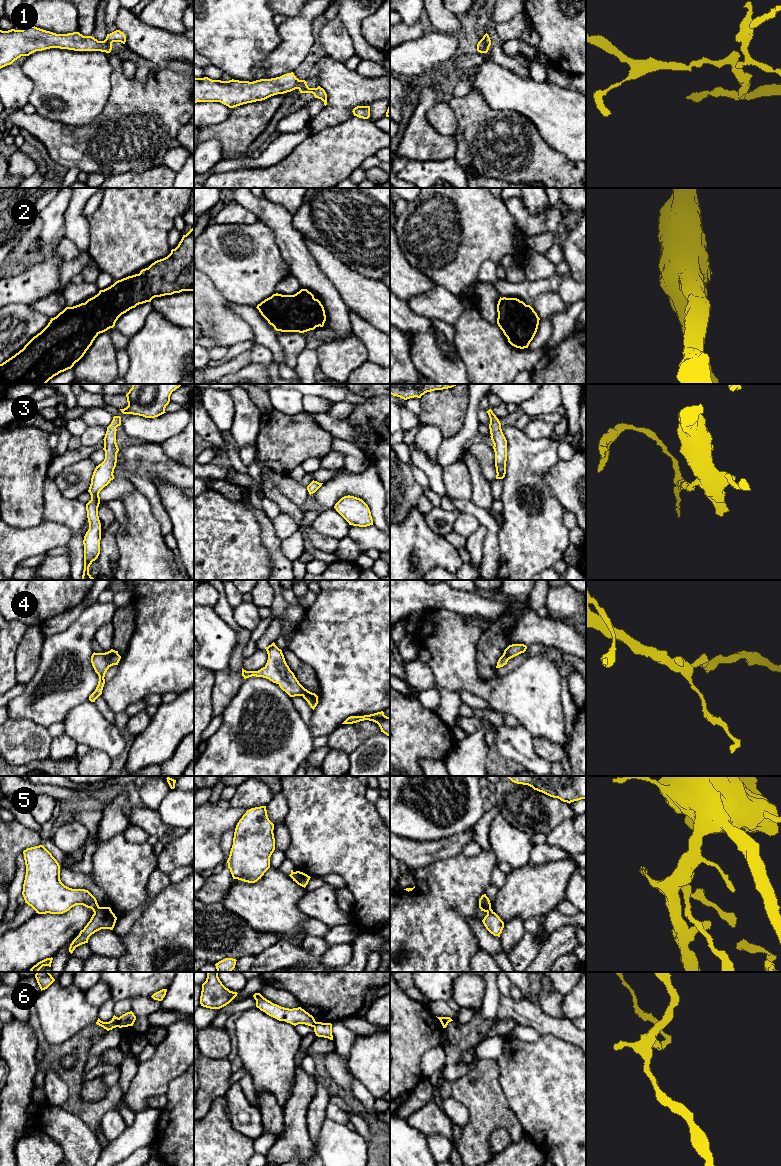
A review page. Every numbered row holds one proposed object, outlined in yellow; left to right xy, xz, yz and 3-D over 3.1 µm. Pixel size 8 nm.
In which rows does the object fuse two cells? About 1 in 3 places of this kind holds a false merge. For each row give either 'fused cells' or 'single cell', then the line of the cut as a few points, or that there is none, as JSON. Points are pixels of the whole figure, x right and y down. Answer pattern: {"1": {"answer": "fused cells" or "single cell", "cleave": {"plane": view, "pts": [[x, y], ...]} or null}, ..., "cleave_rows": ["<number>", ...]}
{"1": {"answer": "fused cells", "cleave": {"plane": "xz", "pts": [[307, 86], [299, 90]]}}, "2": {"answer": "single cell", "cleave": null}, "3": {"answer": "single cell", "cleave": null}, "4": {"answer": "single cell", "cleave": null}, "5": {"answer": "fused cells", "cleave": {"plane": "xy", "pts": [[98, 906], [94, 912]]}}, "6": {"answer": "fused cells", "cleave": {"plane": "xy", "pts": [[118, 1018], [119, 1026]]}}, "cleave_rows": ["1", "5", "6"]}

